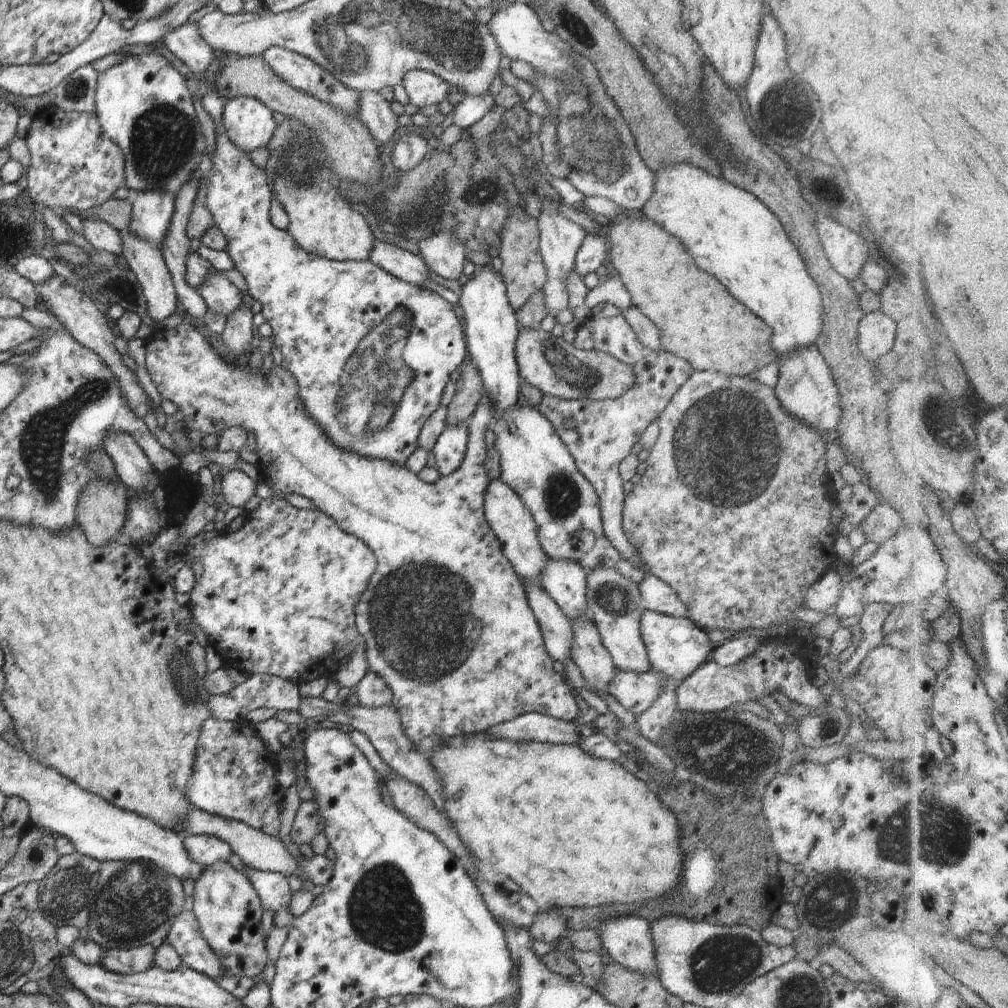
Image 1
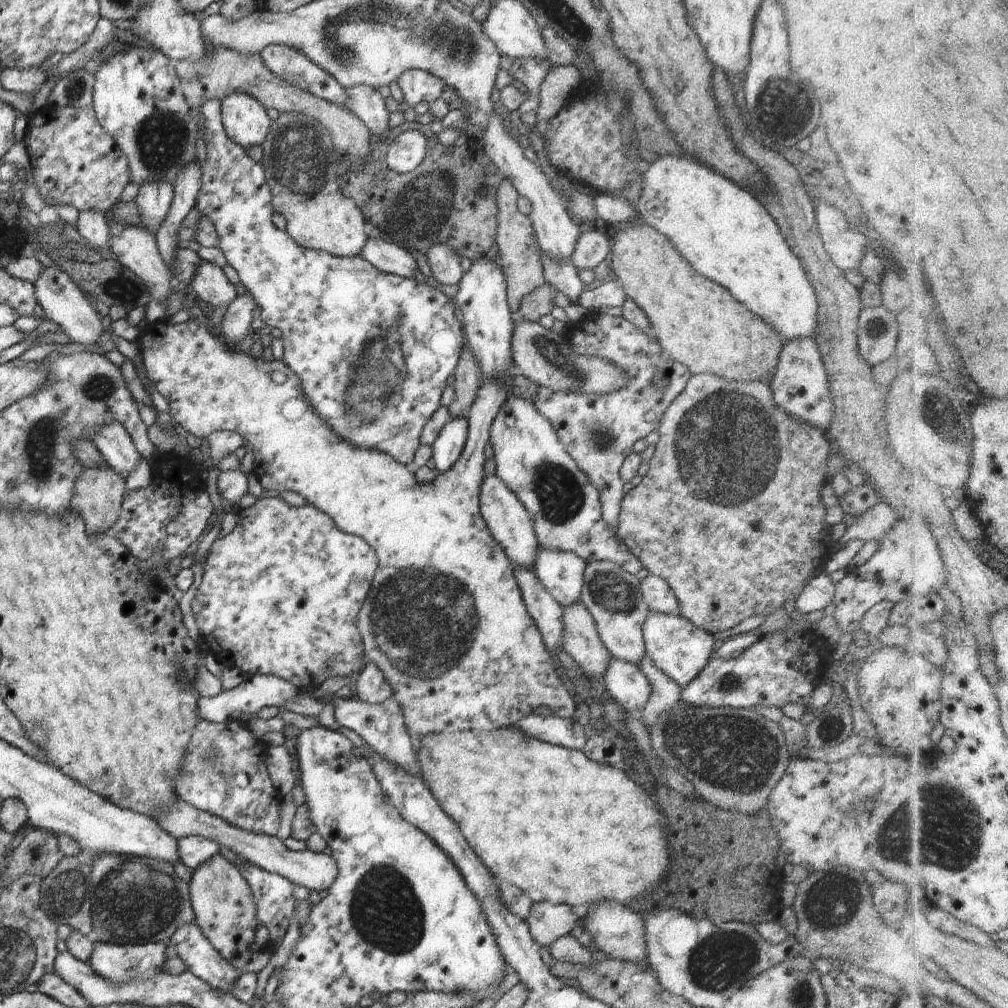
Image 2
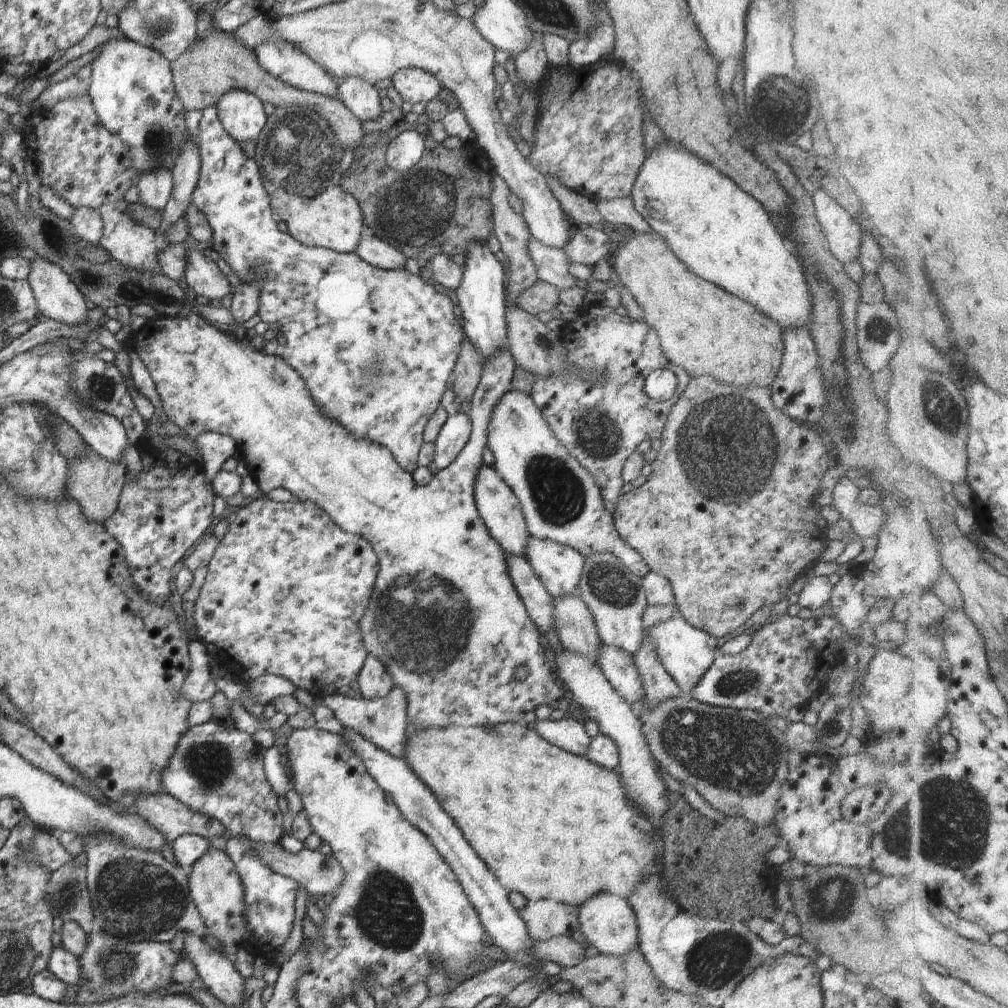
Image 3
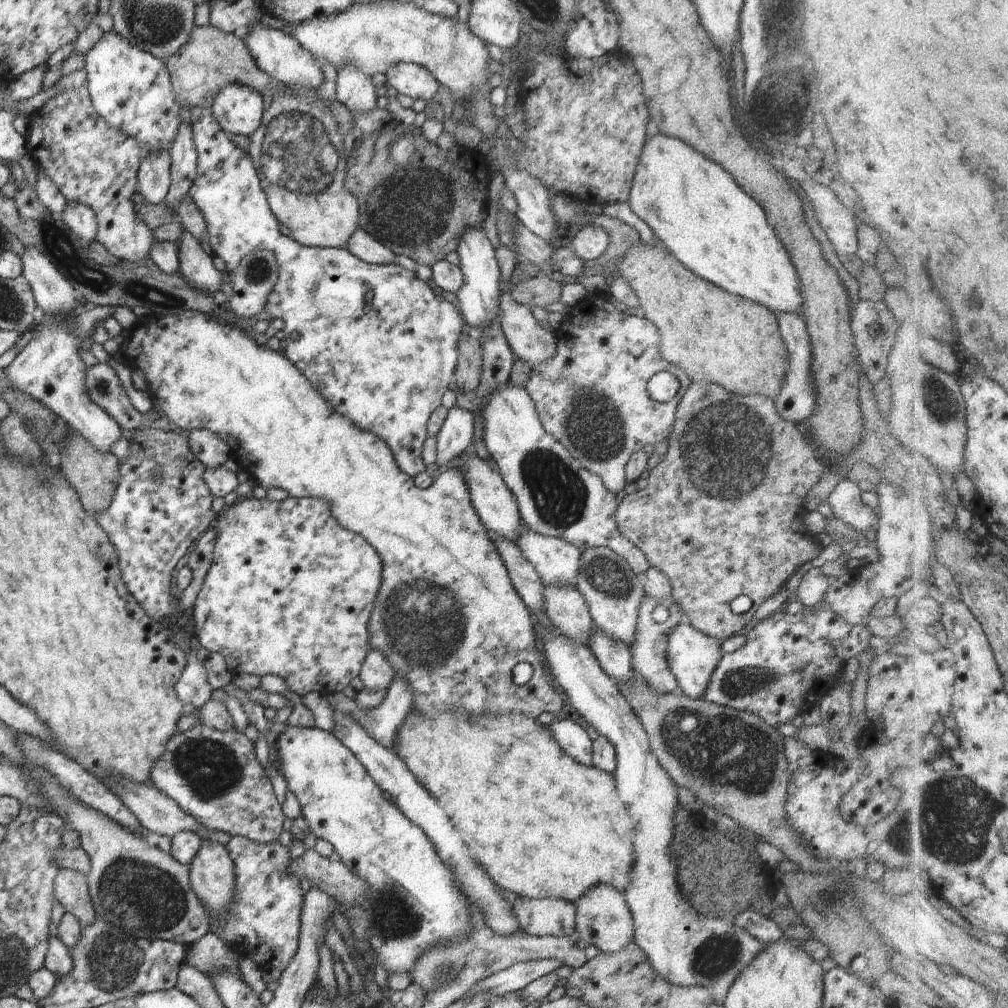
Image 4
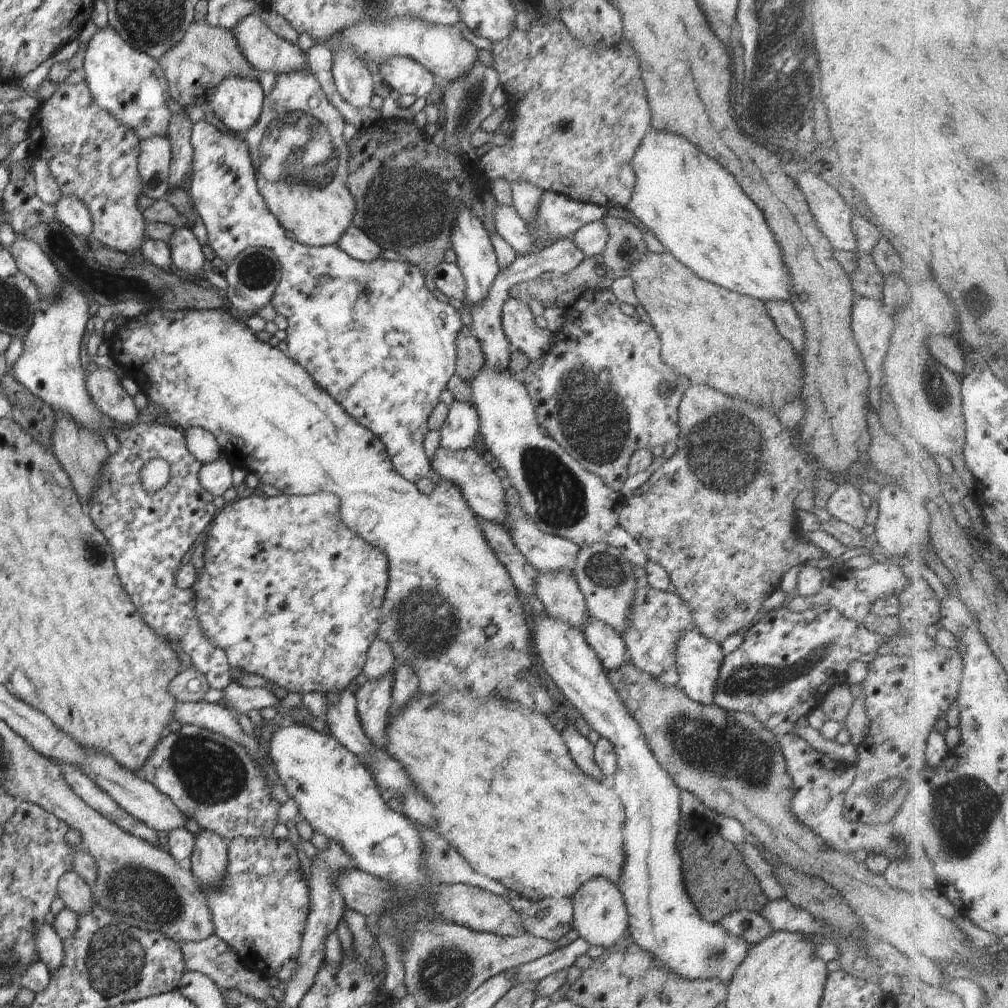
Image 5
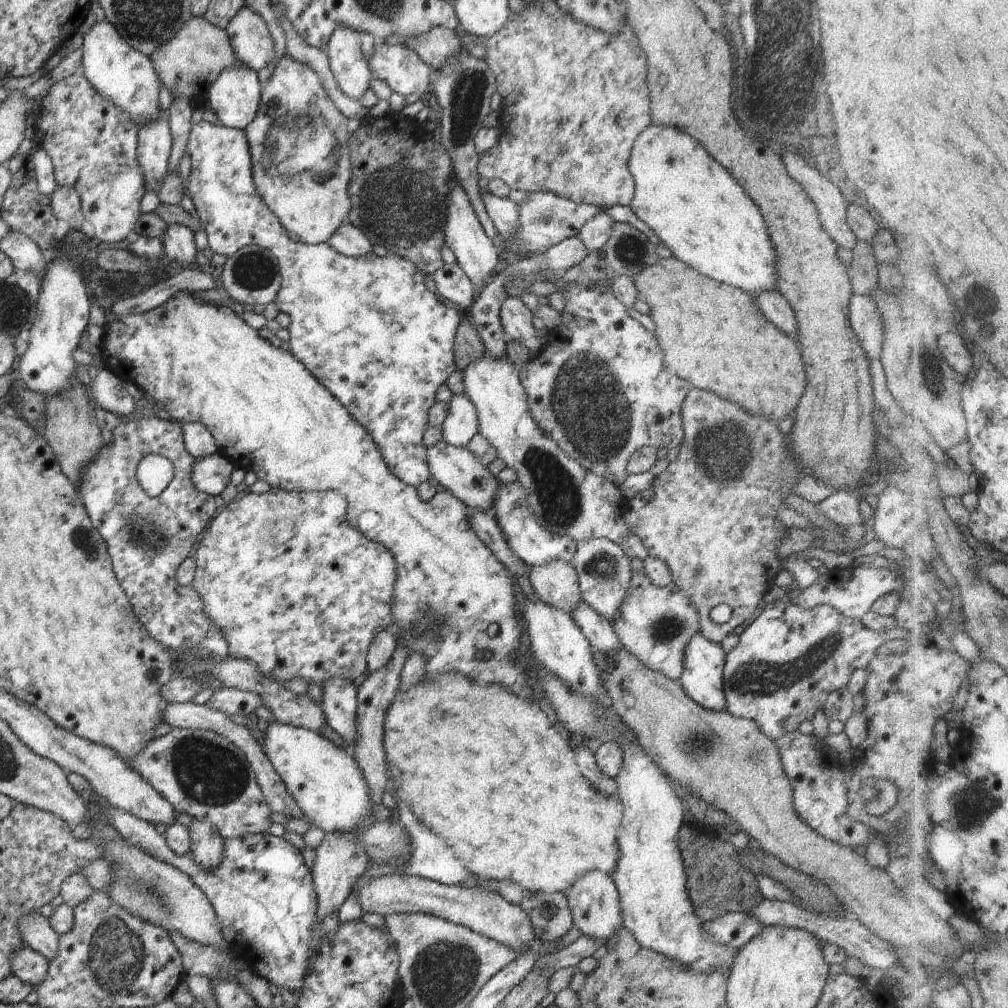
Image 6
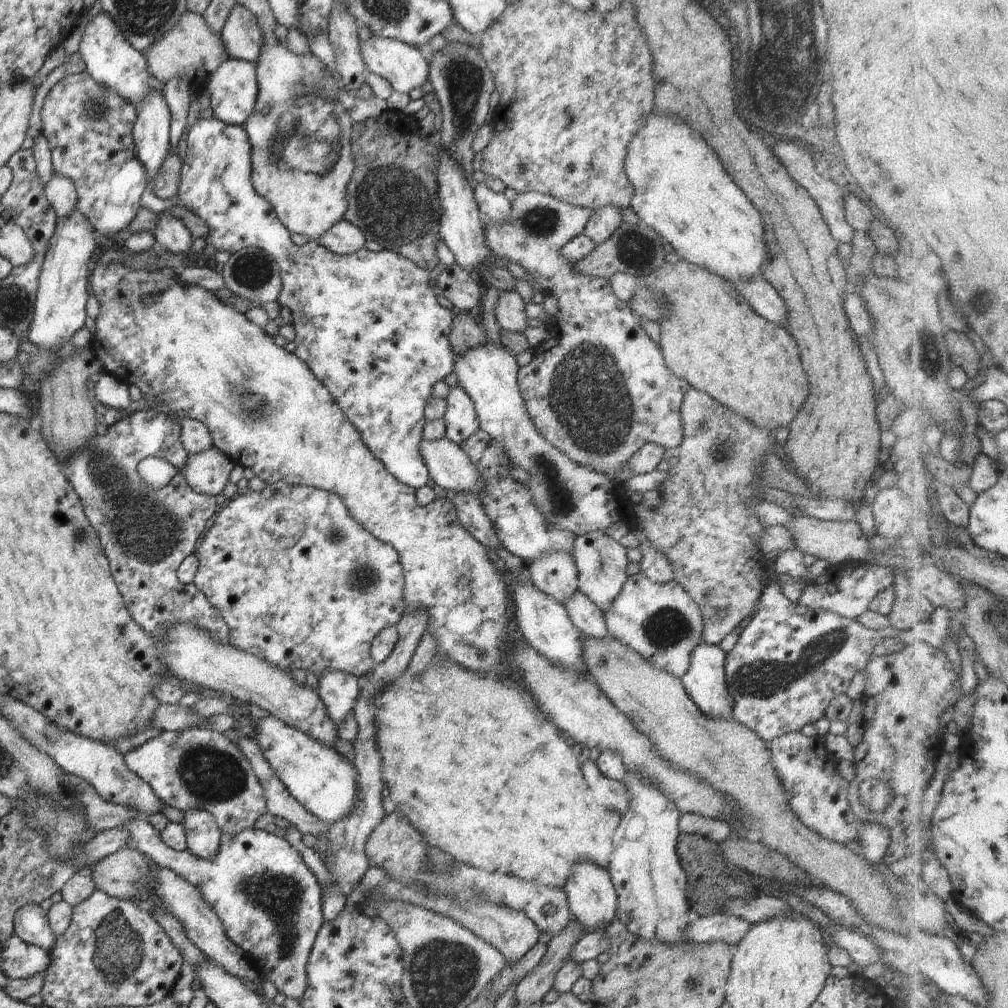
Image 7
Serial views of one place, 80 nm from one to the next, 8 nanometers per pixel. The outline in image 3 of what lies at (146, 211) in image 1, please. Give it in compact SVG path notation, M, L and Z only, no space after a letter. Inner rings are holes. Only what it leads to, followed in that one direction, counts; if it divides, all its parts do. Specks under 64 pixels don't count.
M164 167L143 172L136 185L140 195L139 202L162 213L174 186L171 172Z

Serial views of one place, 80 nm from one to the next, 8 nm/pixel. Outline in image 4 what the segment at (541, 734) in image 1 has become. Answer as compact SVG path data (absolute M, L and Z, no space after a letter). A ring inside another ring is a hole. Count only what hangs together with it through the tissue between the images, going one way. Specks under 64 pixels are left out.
M565 719L546 727L568 756L572 756L576 762L584 766L593 766L593 740L580 725L573 720Z

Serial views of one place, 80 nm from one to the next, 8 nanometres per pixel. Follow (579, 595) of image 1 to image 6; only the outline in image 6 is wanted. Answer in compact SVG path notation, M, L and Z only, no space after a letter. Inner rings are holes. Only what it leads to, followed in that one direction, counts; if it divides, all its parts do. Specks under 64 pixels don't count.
M498 480L497 483L497 491L491 508L493 511L492 516L497 520L498 526L501 528L512 552L530 568L556 559L572 563L577 549L577 542L566 535L548 532L537 523L527 501L527 492L518 481L502 482Z

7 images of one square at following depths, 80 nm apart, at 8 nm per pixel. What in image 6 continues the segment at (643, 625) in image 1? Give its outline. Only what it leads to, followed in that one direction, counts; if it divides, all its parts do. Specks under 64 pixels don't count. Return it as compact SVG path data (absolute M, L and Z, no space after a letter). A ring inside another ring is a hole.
M700 632L696 633L688 643L685 650L684 670L678 682L684 692L692 698L696 704L706 710L727 710L727 702L724 694L723 668L725 665L725 652L721 643L710 642Z

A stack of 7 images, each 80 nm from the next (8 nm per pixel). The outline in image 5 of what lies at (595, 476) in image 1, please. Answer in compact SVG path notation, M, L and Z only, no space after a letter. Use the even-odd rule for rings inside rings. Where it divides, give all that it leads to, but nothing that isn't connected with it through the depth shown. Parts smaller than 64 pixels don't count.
M590 289L584 291L574 302L563 311L564 324L560 330L553 333L553 341L549 346L549 351L543 357L531 361L531 363L520 373L519 379L525 385L530 398L532 399L534 410L536 411L538 424L550 435L564 450L571 454L587 471L597 474L613 490L619 493L624 486L628 474L629 460L632 454L638 449L652 449L658 446L665 446L670 442L675 442L679 437L679 404L682 402L684 393L691 387L691 382L682 375L677 375L673 368L670 368L661 359L661 340L656 329L650 322L638 321L625 313L622 313L613 292L608 289L600 289L593 292ZM667 386L670 391L660 393L659 388Z

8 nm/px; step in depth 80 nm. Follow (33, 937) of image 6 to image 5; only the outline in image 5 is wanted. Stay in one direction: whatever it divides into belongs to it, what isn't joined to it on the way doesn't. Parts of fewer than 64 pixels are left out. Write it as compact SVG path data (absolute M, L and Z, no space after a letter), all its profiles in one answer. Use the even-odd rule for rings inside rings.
M46 922L37 926L34 938L39 959L52 972L61 965L64 958L63 940L56 934L53 926Z

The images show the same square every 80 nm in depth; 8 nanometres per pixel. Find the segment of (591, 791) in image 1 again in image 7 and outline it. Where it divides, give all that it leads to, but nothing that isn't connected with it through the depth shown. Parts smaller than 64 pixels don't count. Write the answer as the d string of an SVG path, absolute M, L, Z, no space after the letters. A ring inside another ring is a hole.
M434 658L431 664L418 676L414 676L410 670L406 670L400 678L396 678L392 684L384 686L382 694L374 698L376 702L376 744L378 752L382 756L382 778L390 789L389 797L398 808L397 811L418 830L423 839L430 846L440 848L446 852L454 861L468 864L478 870L488 870L488 872L502 872L502 874L512 874L516 878L522 878L526 882L542 882L544 886L550 888L563 889L566 886L566 878L572 870L572 866L580 862L592 862L600 868L607 869L610 862L610 854L614 852L613 835L620 825L621 815L612 810L606 810L600 806L580 776L580 766L576 762L576 756L572 748L566 744L566 740L546 718L540 714L536 708L530 692L522 692L520 686L508 679L498 679L495 674L478 674L470 672L456 662L440 662ZM486 786L490 792L490 806L486 814Z

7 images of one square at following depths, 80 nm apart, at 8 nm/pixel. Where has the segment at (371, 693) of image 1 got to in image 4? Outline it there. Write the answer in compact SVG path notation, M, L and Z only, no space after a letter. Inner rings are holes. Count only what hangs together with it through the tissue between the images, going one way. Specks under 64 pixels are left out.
M370 648L359 672L364 689L386 692L395 674L395 670L384 654L378 649Z

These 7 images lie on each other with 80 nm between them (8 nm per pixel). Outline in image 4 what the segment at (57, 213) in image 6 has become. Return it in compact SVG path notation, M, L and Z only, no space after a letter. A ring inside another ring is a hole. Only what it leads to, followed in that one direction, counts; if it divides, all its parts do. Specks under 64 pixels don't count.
M67 201L60 219L66 223L69 232L75 237L92 242L96 238L98 223L95 212L86 205L75 201Z

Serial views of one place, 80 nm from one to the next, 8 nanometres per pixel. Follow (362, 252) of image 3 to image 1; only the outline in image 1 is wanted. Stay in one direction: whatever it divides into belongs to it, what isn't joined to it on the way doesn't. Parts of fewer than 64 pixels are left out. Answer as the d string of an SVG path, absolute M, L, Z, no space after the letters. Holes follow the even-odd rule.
M376 239L369 260L396 278L420 286L430 272L424 259L394 244Z

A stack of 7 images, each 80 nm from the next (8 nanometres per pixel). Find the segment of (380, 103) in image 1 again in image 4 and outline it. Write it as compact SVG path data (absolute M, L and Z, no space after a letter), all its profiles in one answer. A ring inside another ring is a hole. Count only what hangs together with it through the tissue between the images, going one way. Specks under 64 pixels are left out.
M344 65L336 73L336 98L351 113L365 115L376 109L375 85L372 79L365 75L356 65Z

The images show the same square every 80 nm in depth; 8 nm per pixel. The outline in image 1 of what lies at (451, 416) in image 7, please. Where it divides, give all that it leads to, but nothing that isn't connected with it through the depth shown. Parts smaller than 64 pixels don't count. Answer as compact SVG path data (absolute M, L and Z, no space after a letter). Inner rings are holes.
M467 423L448 425L438 436L433 452L441 476L452 474L463 461L468 442Z

